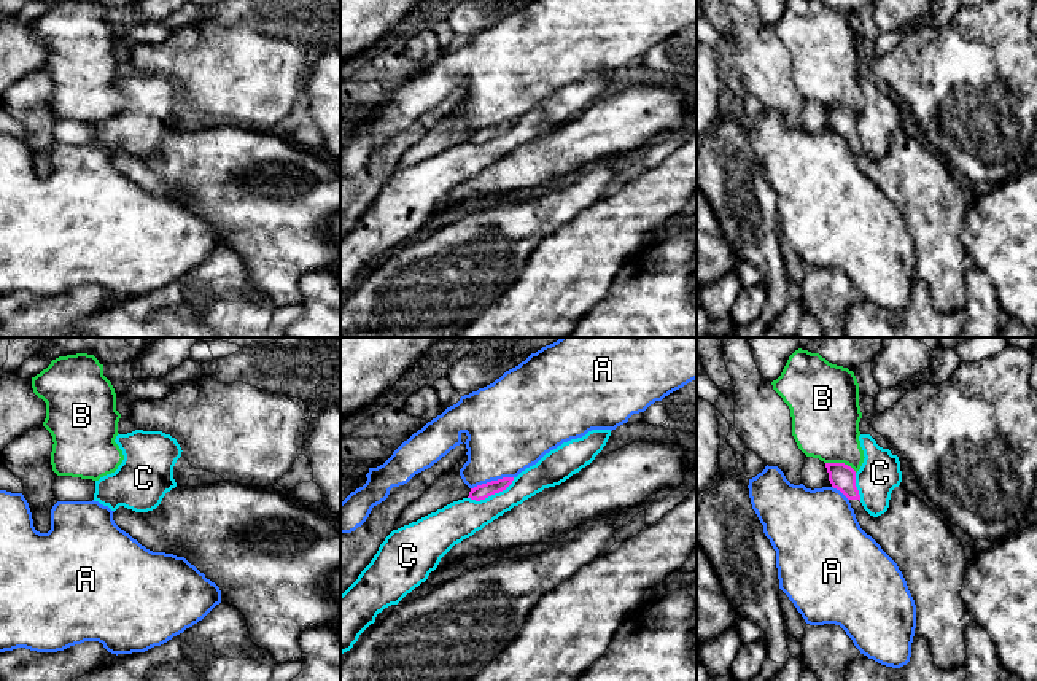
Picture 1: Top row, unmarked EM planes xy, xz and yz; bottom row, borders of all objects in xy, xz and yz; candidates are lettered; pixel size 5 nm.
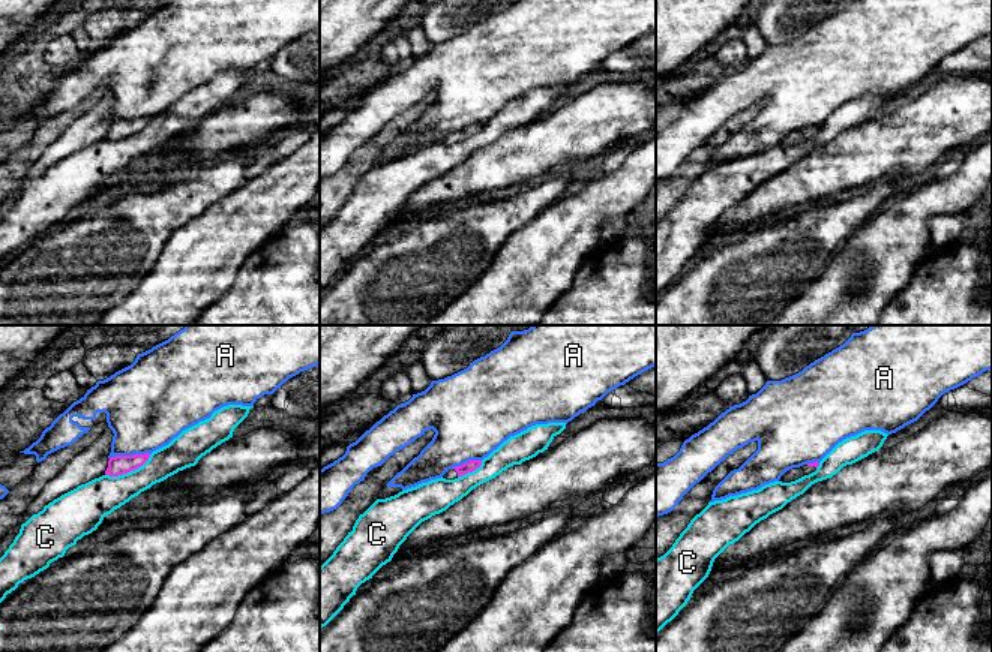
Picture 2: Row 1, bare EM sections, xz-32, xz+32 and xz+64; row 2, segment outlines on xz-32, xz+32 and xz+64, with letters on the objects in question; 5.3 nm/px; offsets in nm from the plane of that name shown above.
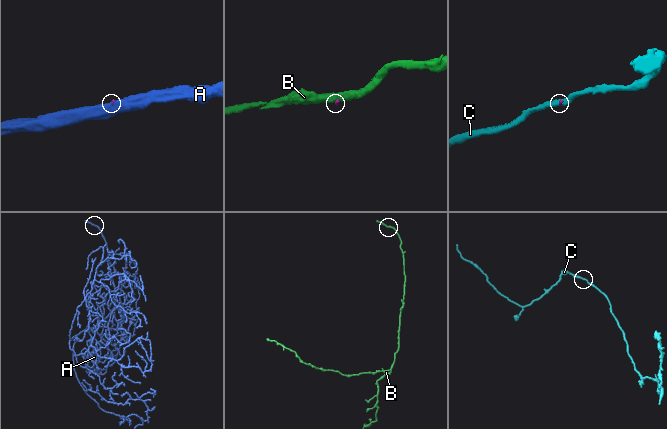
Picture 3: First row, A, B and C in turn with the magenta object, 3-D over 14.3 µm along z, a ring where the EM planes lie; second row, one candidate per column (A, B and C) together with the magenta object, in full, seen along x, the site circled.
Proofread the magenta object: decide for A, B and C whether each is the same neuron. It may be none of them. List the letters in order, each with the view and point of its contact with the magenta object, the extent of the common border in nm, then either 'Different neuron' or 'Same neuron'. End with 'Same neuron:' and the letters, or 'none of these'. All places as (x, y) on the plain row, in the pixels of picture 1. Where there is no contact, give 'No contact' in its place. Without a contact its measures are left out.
A: Touches magenta at xz (492, 124). Shared border 220 nm. Different neuron
B: Touches magenta at yz (842, 107). Shared border 170 nm. Different neuron
C: Touches magenta at xz (492, 137). Shared border 260 nm. Different neuron
Same neuron: none of these

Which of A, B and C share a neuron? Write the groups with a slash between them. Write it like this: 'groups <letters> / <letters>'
groups A / B / C

